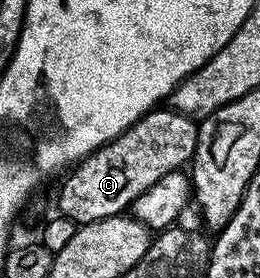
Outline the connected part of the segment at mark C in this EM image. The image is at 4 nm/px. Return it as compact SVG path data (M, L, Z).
M176 109L161 110L148 111L138 123L130 125L119 138L113 139L108 145L88 155L64 176L65 184L62 185L61 196L57 199L58 205L61 206L60 214L64 218L72 219L80 225L128 212L148 187L160 181L164 175L184 168L192 160L193 150L197 148L198 124L190 116Z

